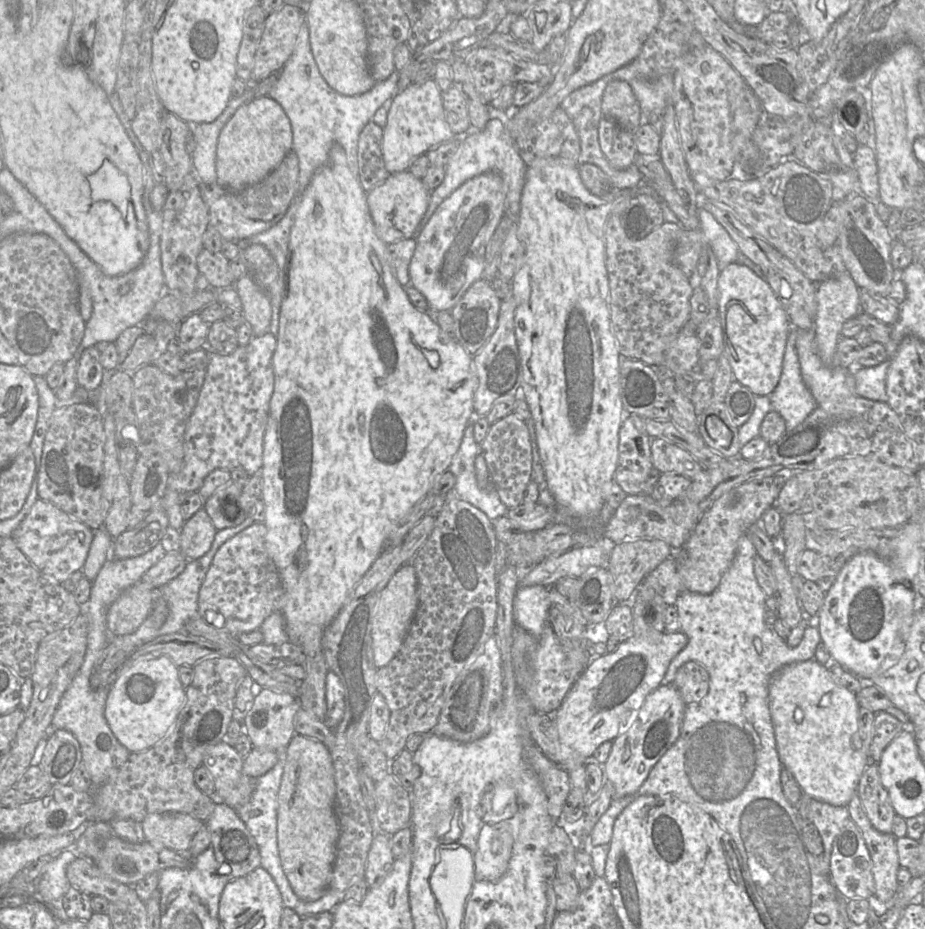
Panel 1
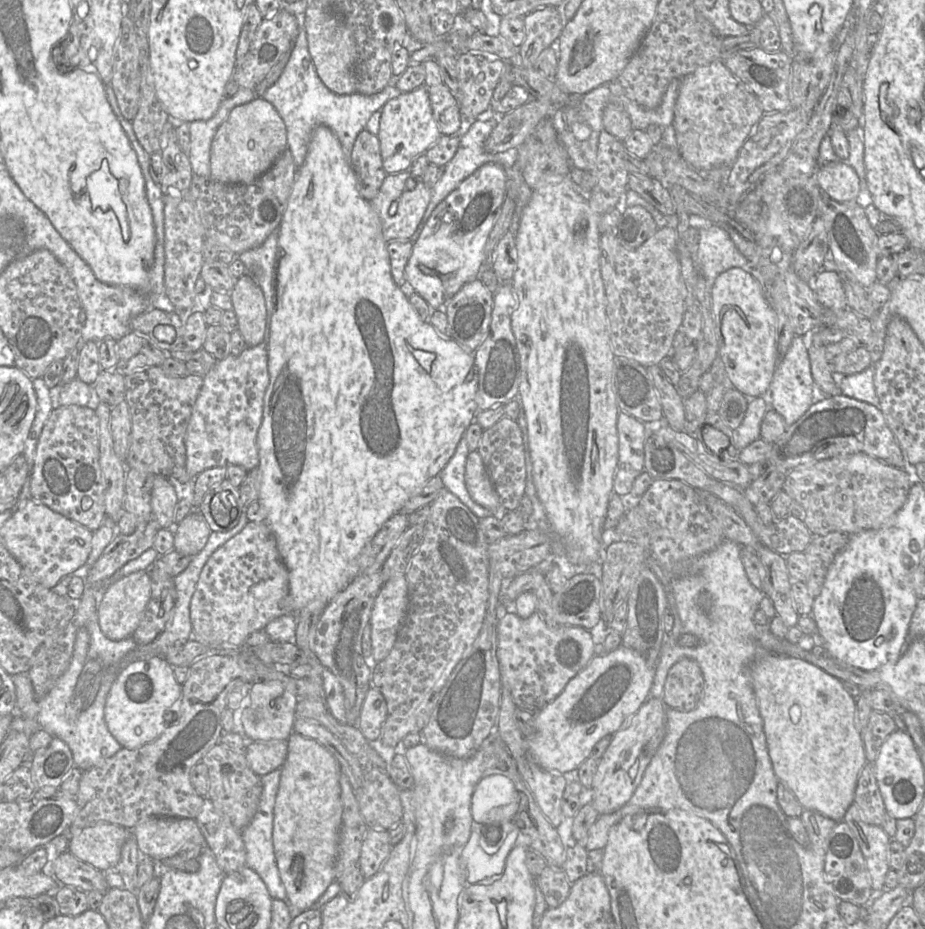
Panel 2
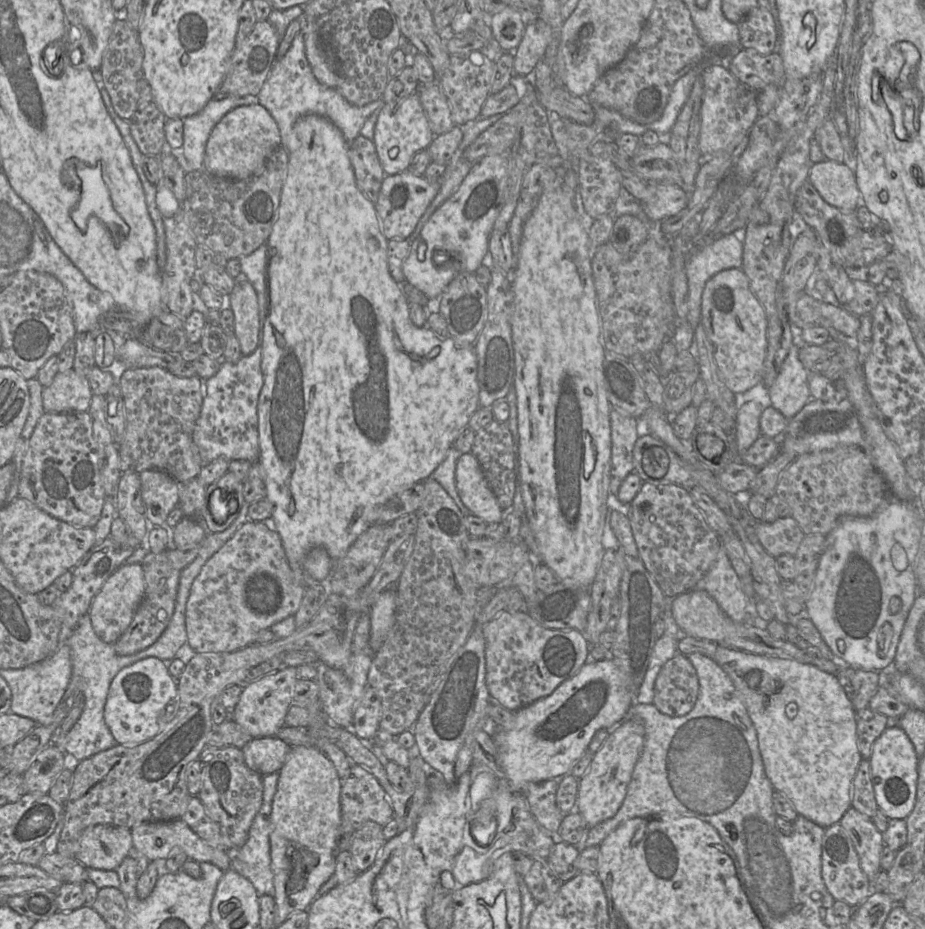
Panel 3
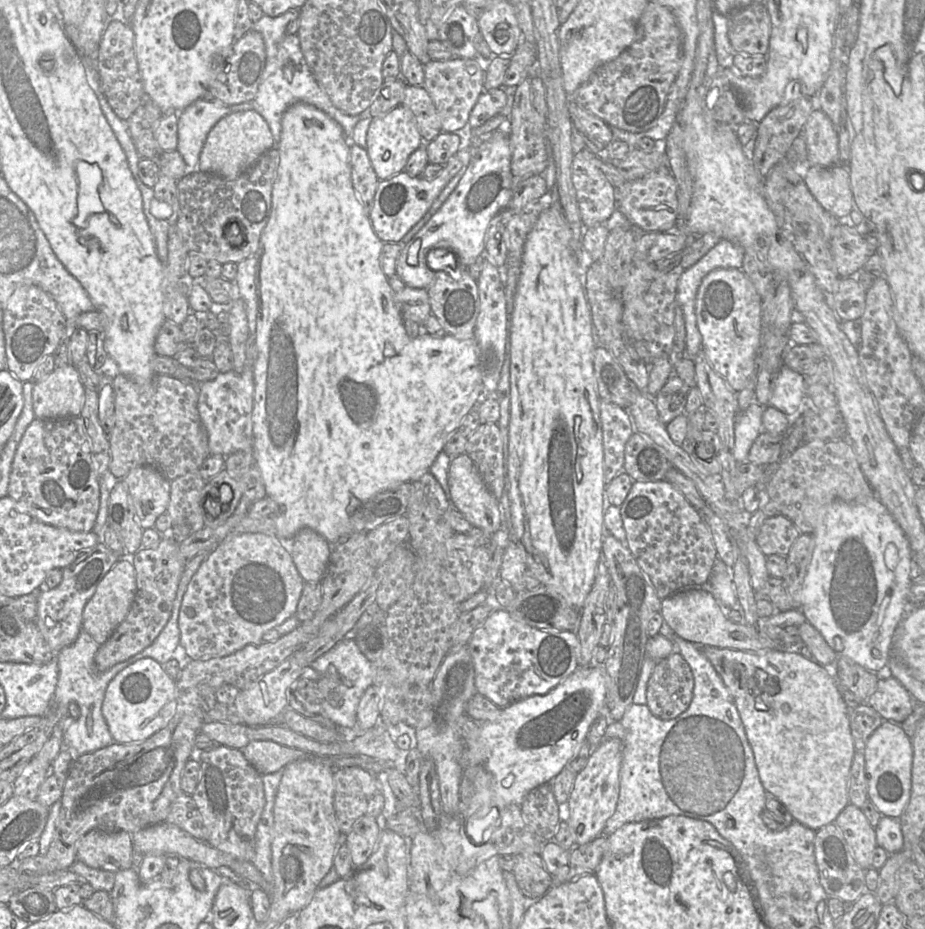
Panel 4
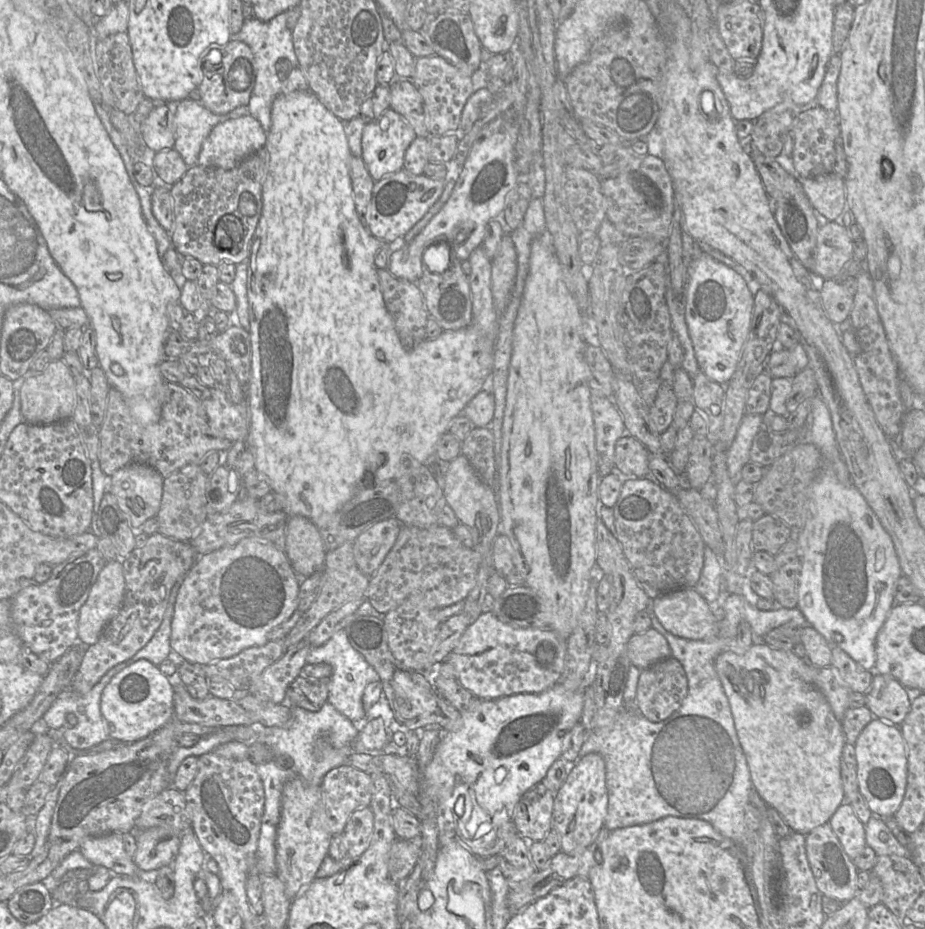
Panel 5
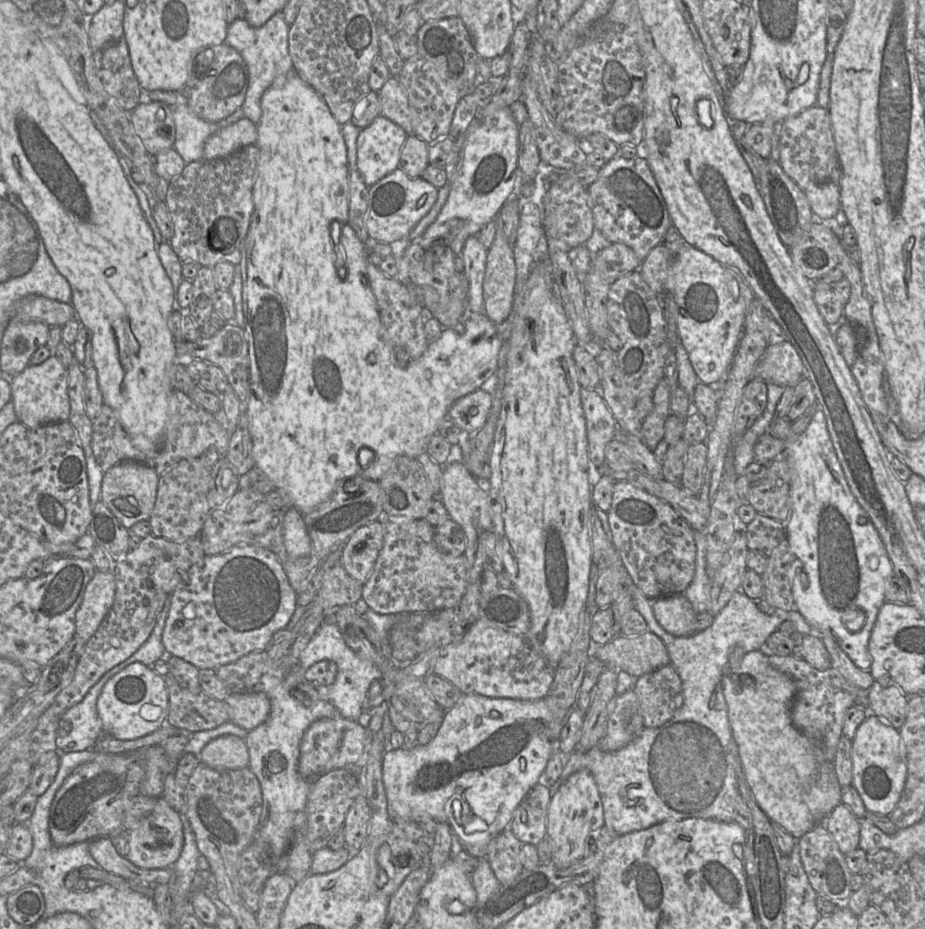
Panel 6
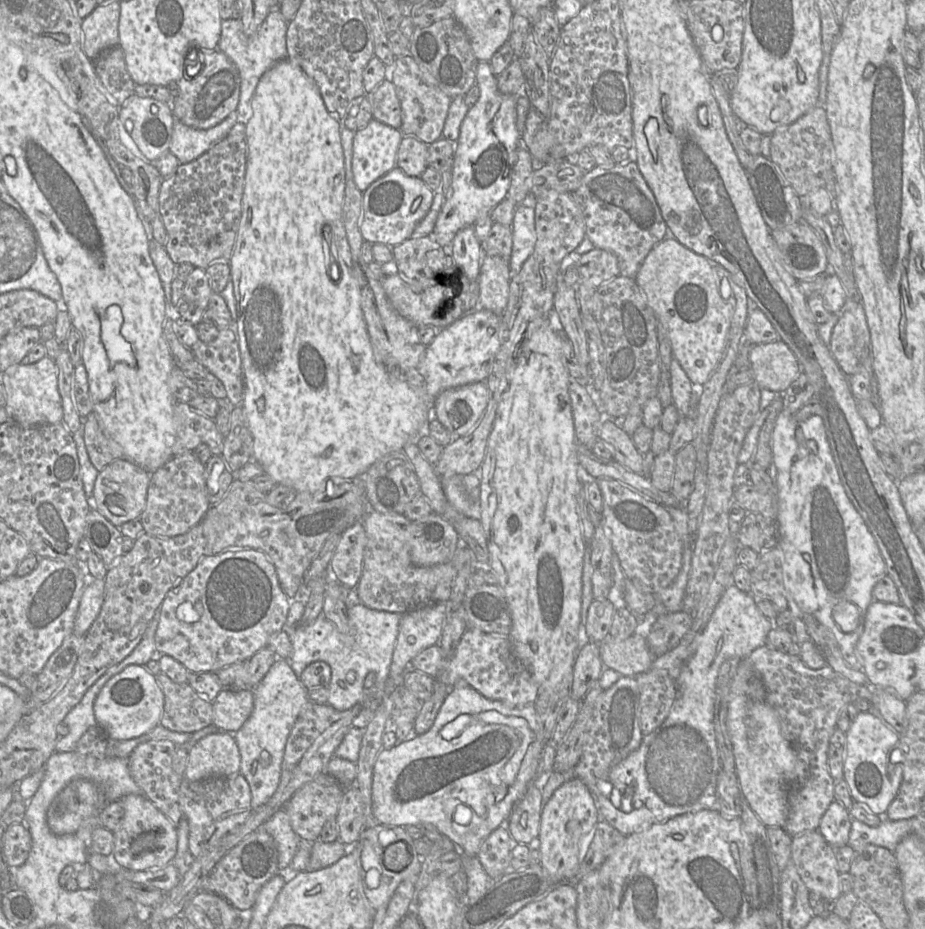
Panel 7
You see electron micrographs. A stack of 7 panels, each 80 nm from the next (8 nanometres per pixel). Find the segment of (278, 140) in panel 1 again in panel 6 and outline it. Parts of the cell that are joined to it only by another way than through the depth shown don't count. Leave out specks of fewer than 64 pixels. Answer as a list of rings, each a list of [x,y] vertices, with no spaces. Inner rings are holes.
[[[243,117],[208,138],[202,159],[213,160],[226,157],[244,146],[255,144],[257,137],[257,124]]]

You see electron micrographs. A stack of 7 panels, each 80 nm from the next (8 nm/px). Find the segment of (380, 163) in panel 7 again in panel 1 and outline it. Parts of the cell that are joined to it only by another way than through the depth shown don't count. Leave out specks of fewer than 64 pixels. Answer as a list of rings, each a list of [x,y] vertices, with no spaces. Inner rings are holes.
[[[434,80],[411,84],[388,103],[387,123],[383,128],[382,150],[386,170],[398,173],[409,170],[412,162],[434,146],[456,137],[444,114],[442,92]]]

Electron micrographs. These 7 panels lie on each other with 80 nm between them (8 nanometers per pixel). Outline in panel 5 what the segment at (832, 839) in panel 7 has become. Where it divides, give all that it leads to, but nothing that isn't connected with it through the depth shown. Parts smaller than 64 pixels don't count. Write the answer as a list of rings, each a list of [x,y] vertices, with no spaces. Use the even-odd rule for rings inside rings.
[[[846,802],[837,808],[828,823],[853,861],[866,847],[865,825]]]

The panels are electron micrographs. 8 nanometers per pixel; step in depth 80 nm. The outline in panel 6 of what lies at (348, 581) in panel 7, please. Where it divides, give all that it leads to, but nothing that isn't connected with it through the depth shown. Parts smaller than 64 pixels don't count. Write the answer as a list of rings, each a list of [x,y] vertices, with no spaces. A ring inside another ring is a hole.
[[[374,521],[357,529],[340,548],[345,571],[363,584],[374,568],[383,541],[382,521]]]

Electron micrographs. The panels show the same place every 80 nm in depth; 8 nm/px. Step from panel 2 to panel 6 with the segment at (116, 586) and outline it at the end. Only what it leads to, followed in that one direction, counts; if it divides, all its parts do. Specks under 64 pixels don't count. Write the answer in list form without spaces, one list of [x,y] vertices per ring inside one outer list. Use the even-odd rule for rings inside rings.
[[[96,571],[88,583],[75,615],[75,634],[85,641],[93,636],[111,609],[116,583],[112,571]]]

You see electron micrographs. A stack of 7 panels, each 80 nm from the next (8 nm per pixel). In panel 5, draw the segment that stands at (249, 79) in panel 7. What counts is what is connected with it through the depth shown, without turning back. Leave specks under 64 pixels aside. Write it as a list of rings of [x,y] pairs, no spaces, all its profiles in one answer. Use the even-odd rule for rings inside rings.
[[[287,11],[278,14],[266,22],[260,21],[257,18],[245,20],[241,30],[232,36],[232,39],[237,39],[247,44],[253,53],[256,79],[247,106],[249,114],[261,124],[266,132],[270,130],[272,104],[278,96],[294,91],[309,90],[307,80],[295,55],[292,33],[287,28],[286,21]],[[281,59],[290,61],[292,66],[291,72],[286,78],[280,78],[277,71],[277,64]]]

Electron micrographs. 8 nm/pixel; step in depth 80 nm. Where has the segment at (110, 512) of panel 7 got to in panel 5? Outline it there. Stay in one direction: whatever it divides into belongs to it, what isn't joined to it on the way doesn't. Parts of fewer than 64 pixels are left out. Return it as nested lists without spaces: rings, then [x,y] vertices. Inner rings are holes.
[[[133,462],[111,477],[107,492],[113,494],[133,529],[157,515],[163,493],[161,474],[153,467]]]

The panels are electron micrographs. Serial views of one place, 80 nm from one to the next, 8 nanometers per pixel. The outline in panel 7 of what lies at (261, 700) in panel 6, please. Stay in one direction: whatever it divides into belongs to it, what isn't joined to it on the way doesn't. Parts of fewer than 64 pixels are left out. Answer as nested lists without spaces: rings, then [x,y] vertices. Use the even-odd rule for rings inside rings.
[[[223,688],[212,701],[213,725],[227,733],[238,731],[252,713],[252,690]]]

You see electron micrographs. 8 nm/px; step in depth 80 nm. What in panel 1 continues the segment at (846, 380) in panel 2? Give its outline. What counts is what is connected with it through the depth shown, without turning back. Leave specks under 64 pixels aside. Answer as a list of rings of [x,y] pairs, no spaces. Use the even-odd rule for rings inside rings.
[[[891,360],[853,370],[854,394],[874,401],[887,402],[886,378]]]

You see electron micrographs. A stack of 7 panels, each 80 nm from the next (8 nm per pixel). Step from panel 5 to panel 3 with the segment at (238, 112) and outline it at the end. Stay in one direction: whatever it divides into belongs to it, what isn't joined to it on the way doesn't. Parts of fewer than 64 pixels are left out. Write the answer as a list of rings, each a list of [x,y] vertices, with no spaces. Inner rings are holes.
[[[227,96],[211,99],[204,108],[183,119],[183,145],[181,154],[187,161],[185,172],[203,170],[205,148],[213,128],[231,110],[243,105],[258,103],[257,96]]]

